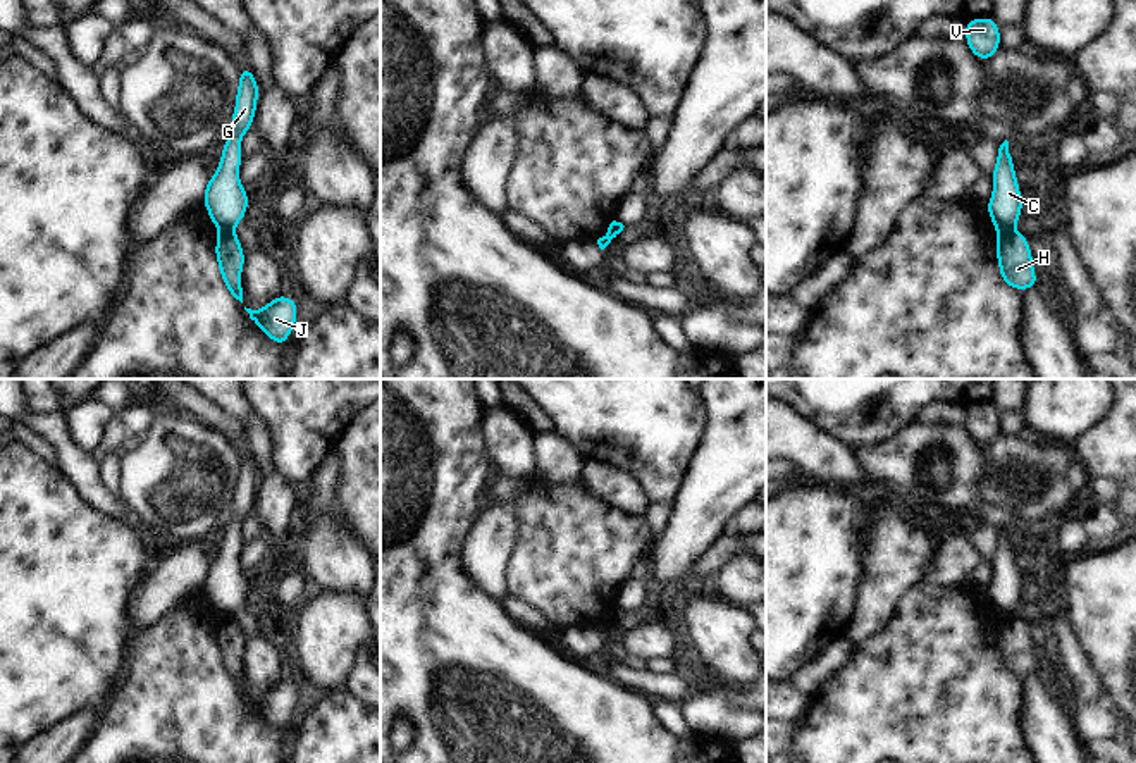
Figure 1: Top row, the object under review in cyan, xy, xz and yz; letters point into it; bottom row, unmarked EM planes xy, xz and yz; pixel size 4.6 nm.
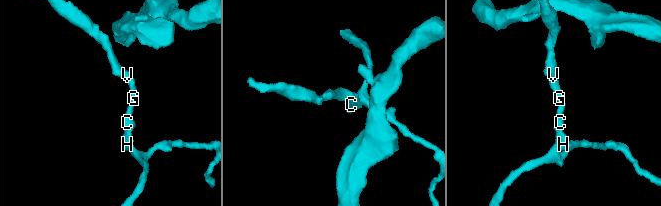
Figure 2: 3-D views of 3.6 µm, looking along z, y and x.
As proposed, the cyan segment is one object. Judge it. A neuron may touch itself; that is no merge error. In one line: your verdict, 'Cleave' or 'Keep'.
Cleave.

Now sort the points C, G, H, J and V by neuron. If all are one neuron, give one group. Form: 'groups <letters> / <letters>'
groups C G V / H J

